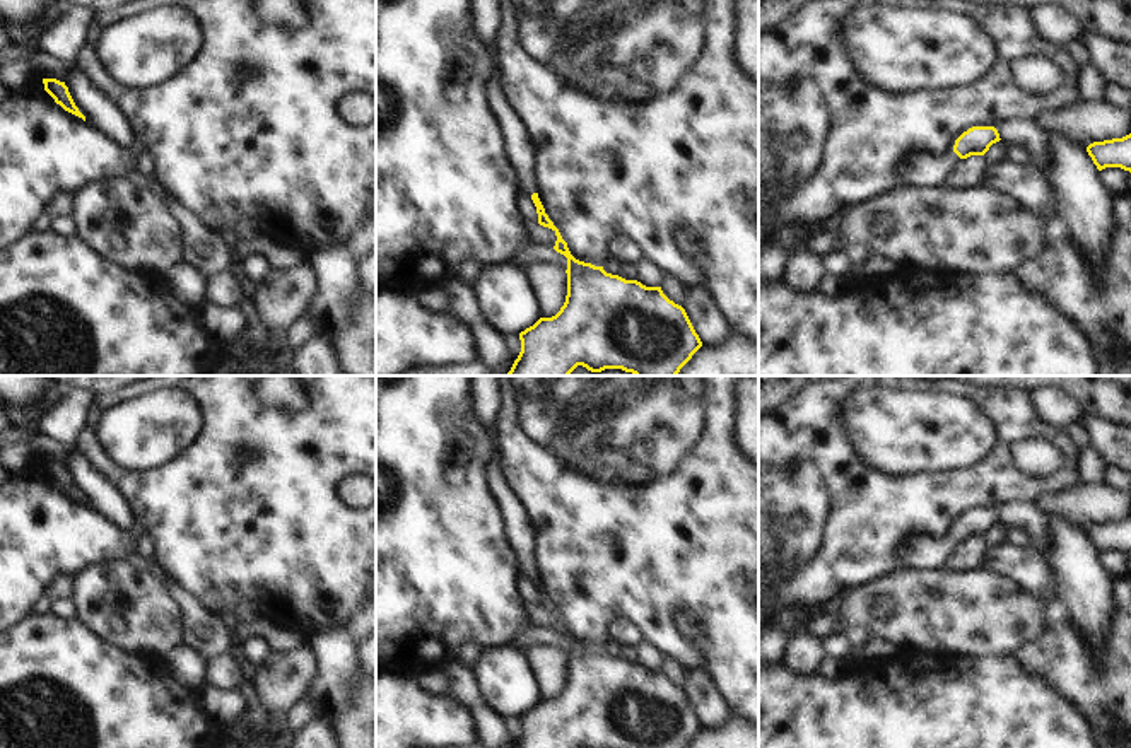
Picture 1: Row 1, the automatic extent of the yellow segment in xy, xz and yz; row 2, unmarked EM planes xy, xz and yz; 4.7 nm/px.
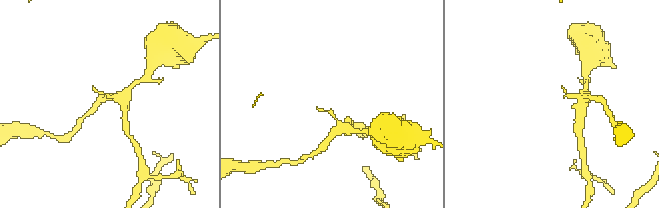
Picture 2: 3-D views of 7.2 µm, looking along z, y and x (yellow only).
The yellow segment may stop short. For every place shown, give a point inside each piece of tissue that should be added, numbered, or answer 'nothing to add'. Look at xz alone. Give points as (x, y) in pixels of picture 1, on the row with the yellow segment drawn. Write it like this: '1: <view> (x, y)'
1: xz (518, 149)

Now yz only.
1: yz (921, 171)

